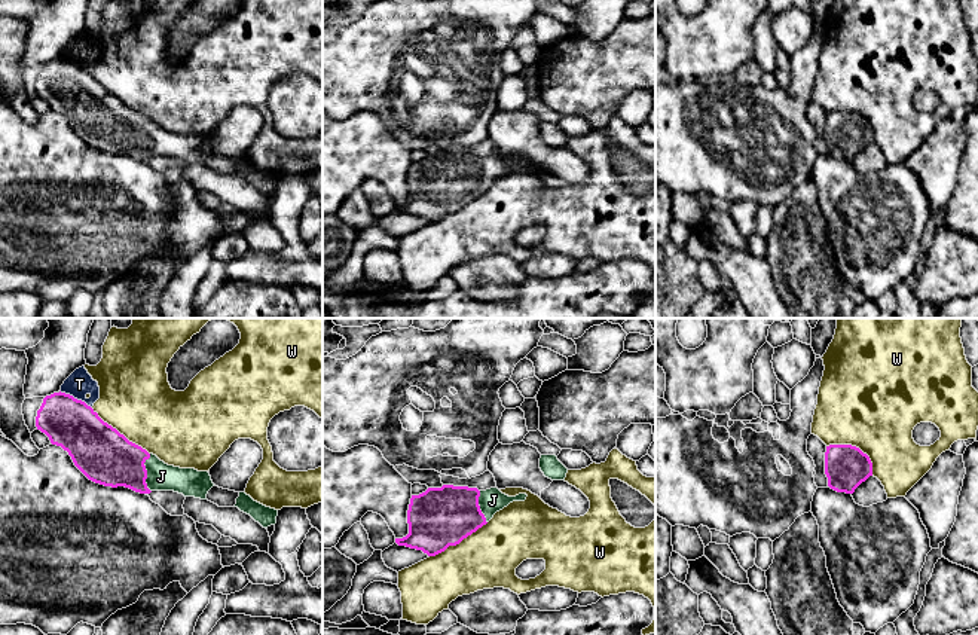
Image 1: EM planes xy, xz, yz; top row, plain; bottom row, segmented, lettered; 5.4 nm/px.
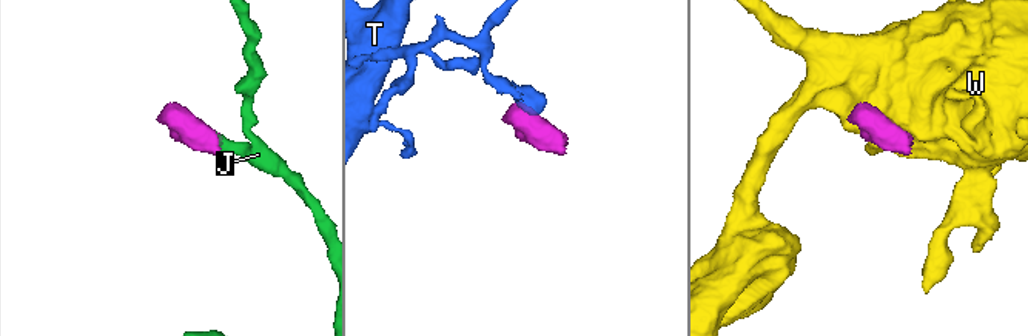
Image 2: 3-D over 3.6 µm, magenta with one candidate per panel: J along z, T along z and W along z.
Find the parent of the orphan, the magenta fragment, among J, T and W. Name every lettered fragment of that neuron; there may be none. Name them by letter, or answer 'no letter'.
J

